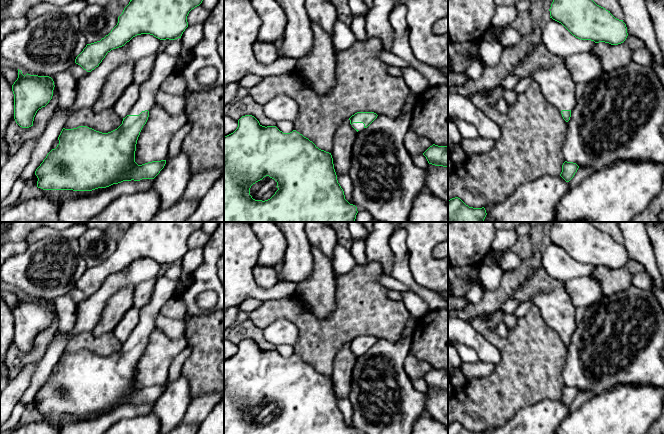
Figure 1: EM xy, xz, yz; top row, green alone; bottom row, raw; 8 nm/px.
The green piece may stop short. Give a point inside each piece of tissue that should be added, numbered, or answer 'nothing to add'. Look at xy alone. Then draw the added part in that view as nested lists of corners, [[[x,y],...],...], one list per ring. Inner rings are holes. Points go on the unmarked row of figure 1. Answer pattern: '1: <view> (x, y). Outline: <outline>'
1: xy (164, 288). Outline: [[[157,277],[150,301],[140,309],[140,321],[128,339],[139,339],[157,329],[155,320],[165,302],[174,296],[179,280]]]

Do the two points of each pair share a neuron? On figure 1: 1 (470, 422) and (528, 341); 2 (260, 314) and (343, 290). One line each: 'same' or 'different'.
1: same
2: same

